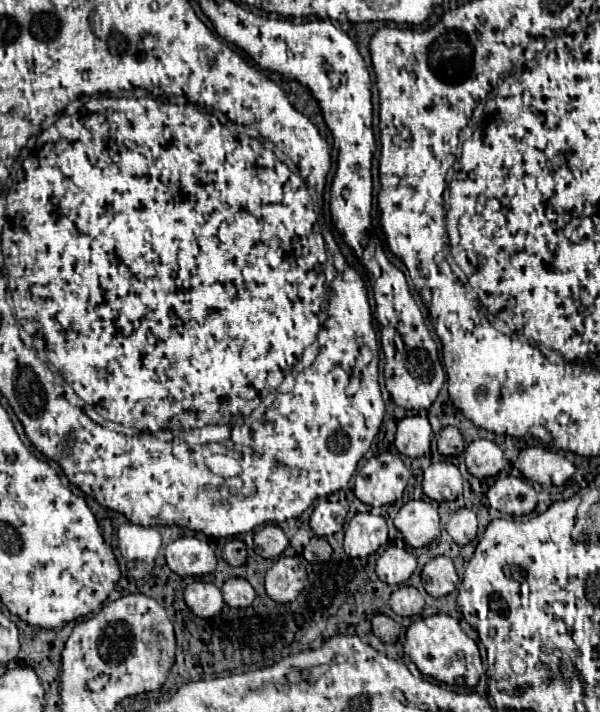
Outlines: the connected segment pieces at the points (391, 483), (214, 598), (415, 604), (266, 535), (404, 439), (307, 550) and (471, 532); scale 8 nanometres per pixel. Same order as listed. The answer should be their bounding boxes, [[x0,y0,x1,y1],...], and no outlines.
[[354,452,410,506],[184,580,224,618],[388,586,424,616],[254,526,288,558],[396,414,432,458],[304,538,332,562],[446,508,478,546]]

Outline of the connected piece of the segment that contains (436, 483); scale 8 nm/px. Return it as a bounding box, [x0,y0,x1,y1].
[422,462,462,500]

